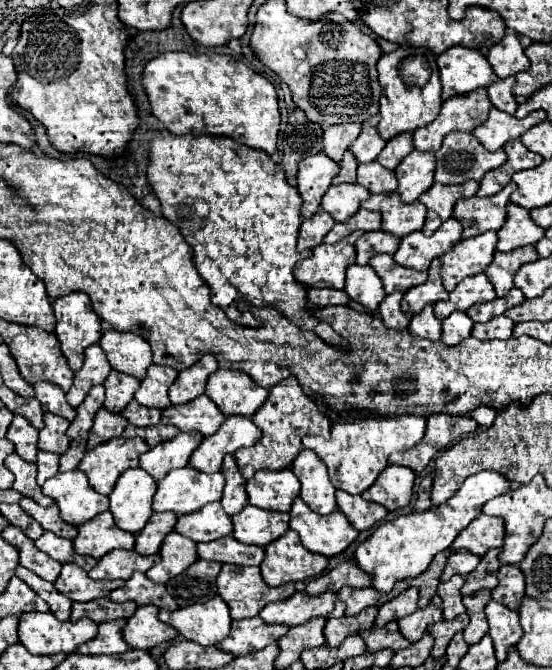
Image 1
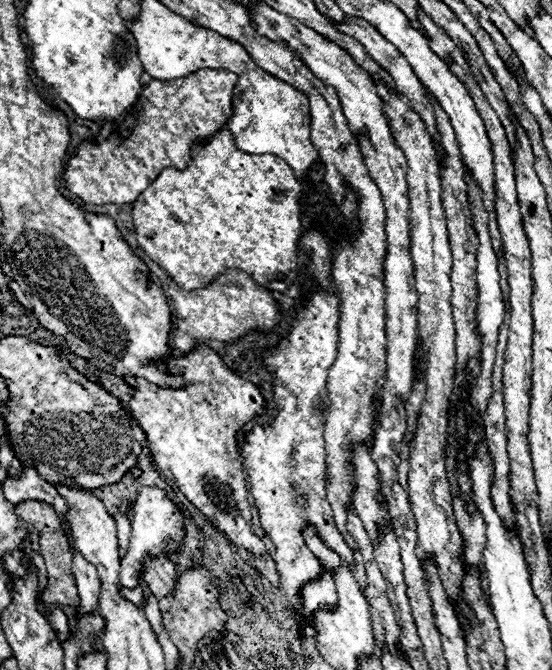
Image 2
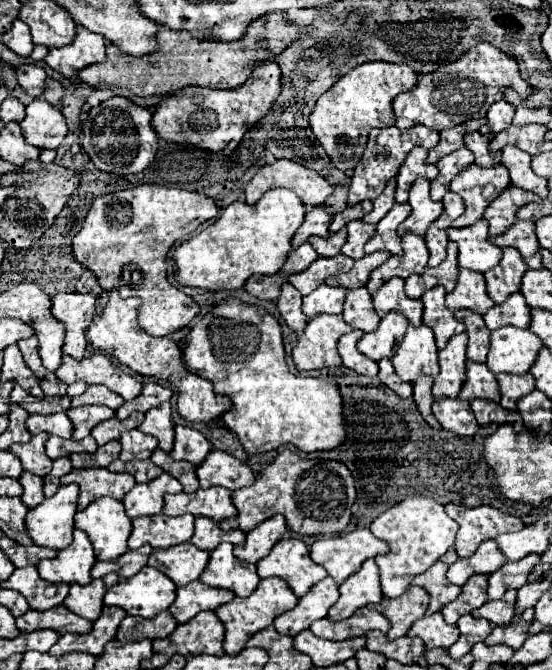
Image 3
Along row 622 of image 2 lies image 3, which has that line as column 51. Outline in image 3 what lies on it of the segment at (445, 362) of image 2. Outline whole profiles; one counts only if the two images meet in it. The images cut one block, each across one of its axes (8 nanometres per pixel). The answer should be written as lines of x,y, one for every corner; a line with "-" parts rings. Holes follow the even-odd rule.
36,434
28,444
12,444
10,452
22,462
24,470
44,478
48,476
52,468
52,460
44,452
44,442
48,440
48,434

